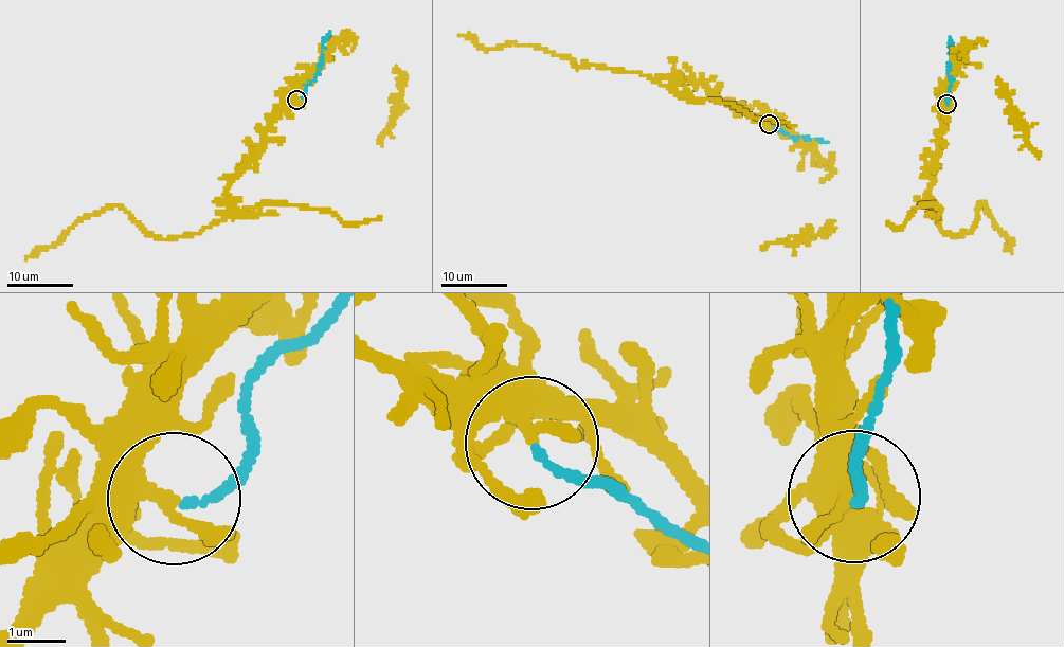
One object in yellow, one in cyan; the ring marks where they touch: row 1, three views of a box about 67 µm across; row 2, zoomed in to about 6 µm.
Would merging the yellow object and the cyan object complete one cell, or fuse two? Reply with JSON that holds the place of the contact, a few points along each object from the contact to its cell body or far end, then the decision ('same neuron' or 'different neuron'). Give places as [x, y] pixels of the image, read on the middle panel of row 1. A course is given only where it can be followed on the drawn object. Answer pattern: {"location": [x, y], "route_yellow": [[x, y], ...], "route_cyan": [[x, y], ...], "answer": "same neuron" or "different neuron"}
{"location": [769, 124], "route_yellow": [[769, 124], [685, 76], [672, 74], [667, 86], [574, 65], [532, 46], [482, 49], [458, 34]], "route_cyan": [[770, 124], [794, 138], [827, 141]], "answer": "different neuron"}

